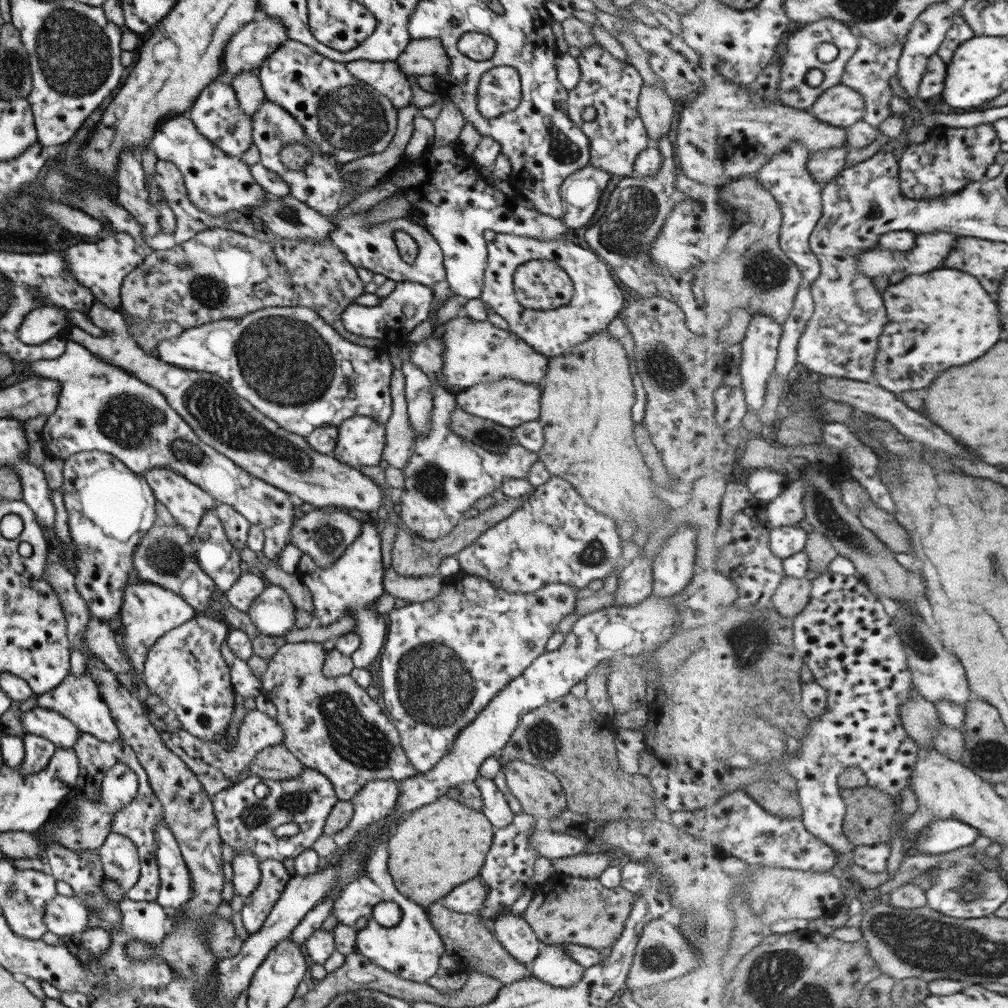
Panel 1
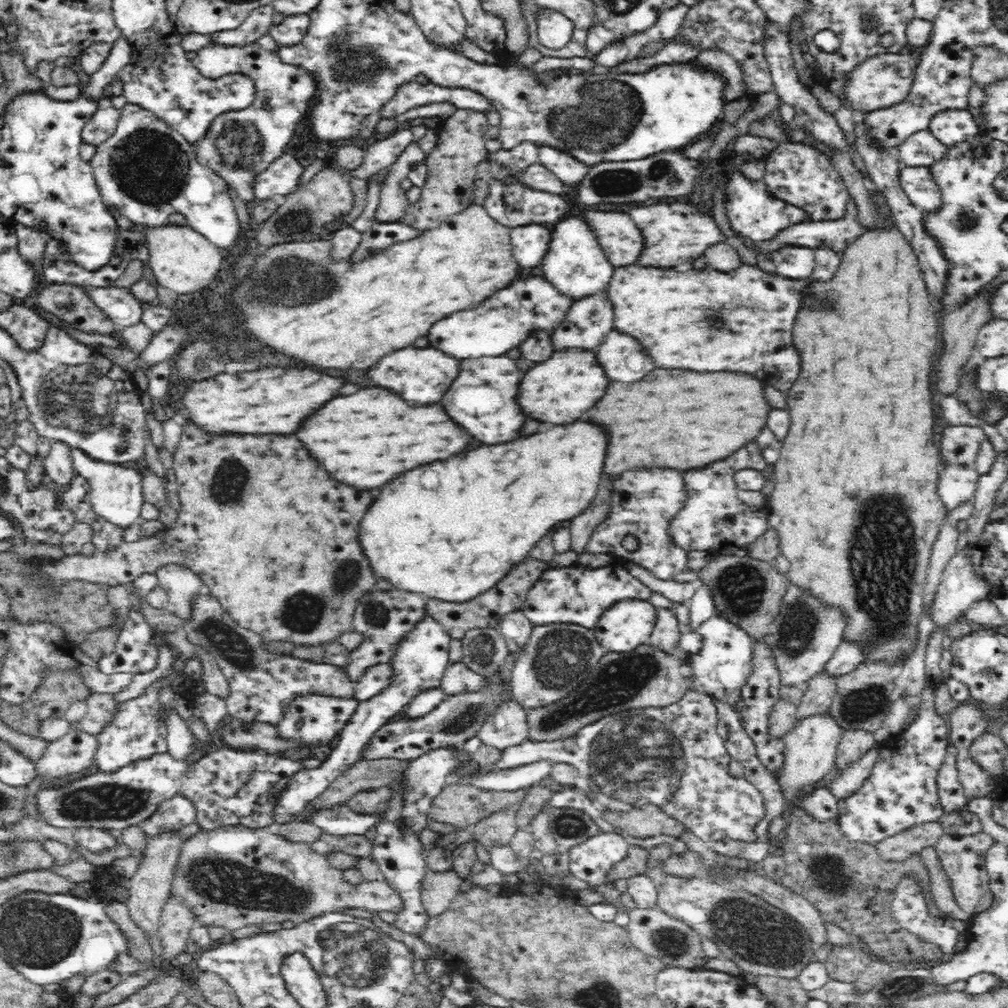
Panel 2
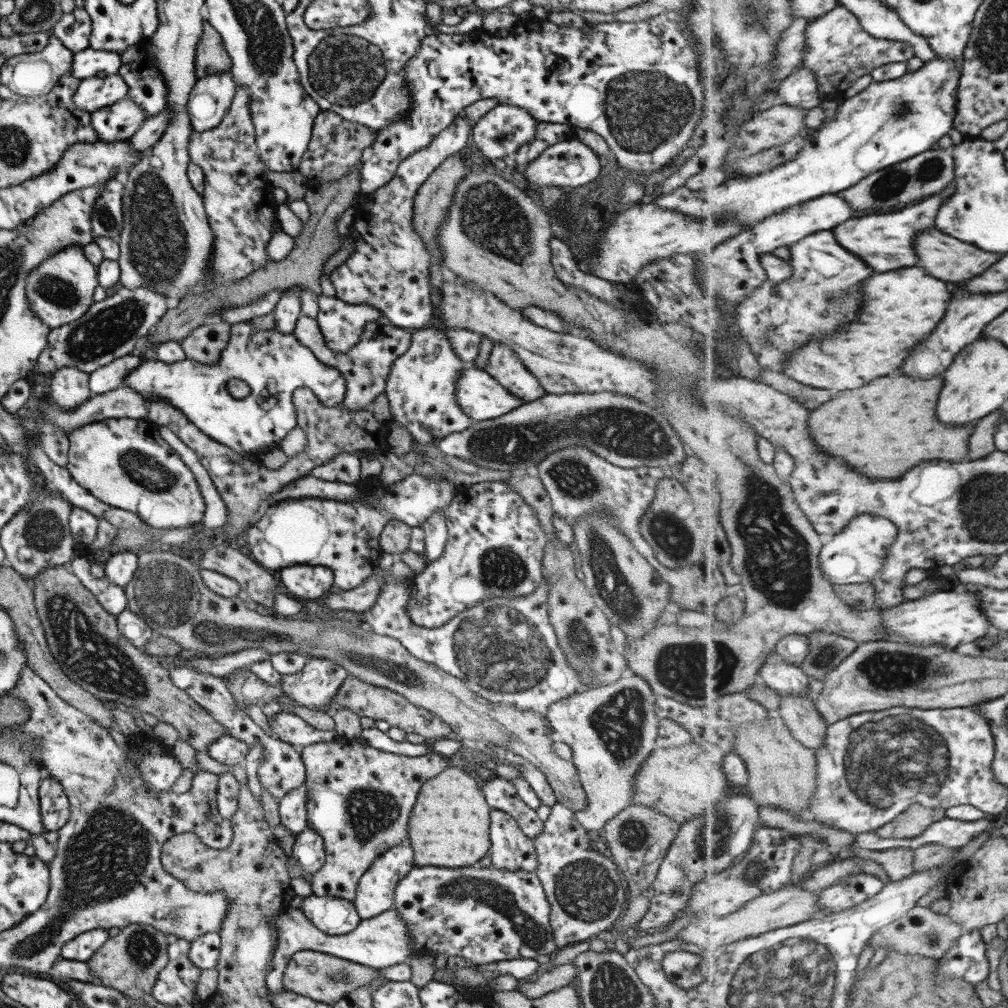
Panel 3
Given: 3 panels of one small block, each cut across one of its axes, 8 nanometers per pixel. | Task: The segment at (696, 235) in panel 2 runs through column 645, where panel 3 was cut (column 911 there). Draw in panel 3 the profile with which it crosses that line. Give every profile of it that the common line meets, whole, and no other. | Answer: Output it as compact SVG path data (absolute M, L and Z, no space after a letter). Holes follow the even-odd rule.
M955 181L947 189L947 192L935 194L914 206L902 209L901 212L873 214L873 216L847 220L845 224L835 228L837 242L843 248L849 248L849 252L853 252L855 256L861 256L861 260L865 260L869 266L873 266L875 272L887 272L887 270L897 270L897 268L905 268L905 266L915 266L919 260L913 250L915 234L925 228L935 226L937 212L940 212L945 198L949 198L957 184L958 182Z

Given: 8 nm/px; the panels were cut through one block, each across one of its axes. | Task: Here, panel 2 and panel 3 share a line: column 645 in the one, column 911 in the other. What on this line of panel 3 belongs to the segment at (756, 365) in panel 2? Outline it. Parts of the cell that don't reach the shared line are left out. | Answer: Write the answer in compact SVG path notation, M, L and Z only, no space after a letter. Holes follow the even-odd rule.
M917 266L873 274L865 280L865 308L861 310L861 316L835 330L831 338L819 336L793 351L793 355L785 359L784 373L817 388L861 388L871 380L901 368L915 344L937 328L945 316L949 298L951 294L947 284Z

